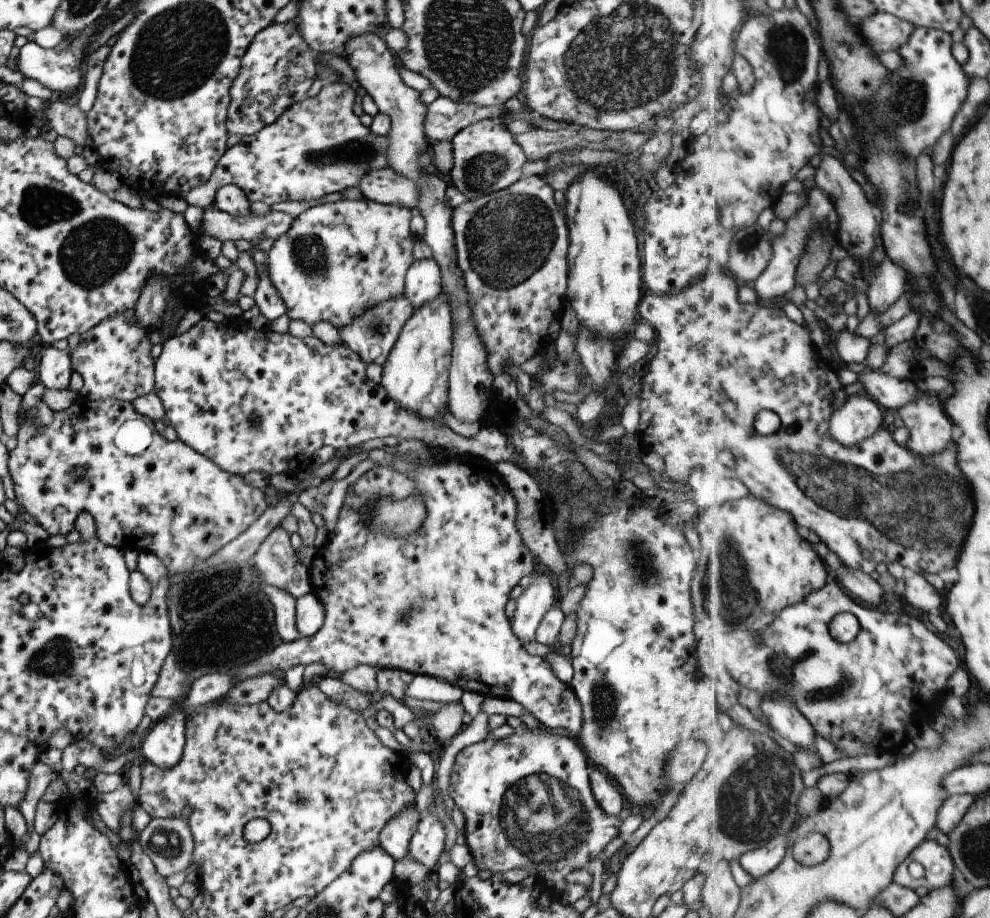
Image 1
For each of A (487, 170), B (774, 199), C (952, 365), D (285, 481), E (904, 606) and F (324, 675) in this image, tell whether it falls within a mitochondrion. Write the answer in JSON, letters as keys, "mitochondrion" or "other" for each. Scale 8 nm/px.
{"A":"mitochondrion","B":"other","C":"other","D":"other","E":"other","F":"other"}

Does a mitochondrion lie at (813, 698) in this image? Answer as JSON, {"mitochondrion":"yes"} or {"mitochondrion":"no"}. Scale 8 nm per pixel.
{"mitochondrion":"yes"}

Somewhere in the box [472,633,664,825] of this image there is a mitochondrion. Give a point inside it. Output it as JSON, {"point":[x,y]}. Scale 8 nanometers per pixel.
{"point":[606,703]}

